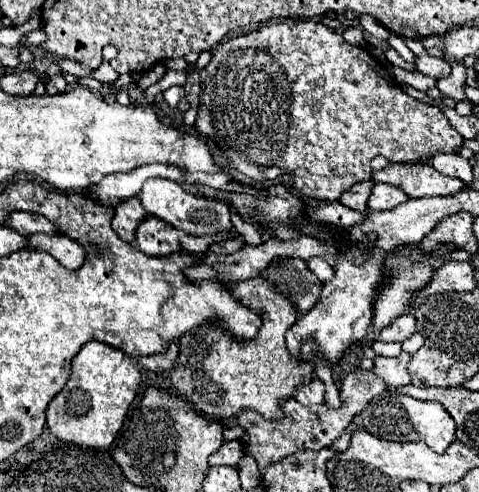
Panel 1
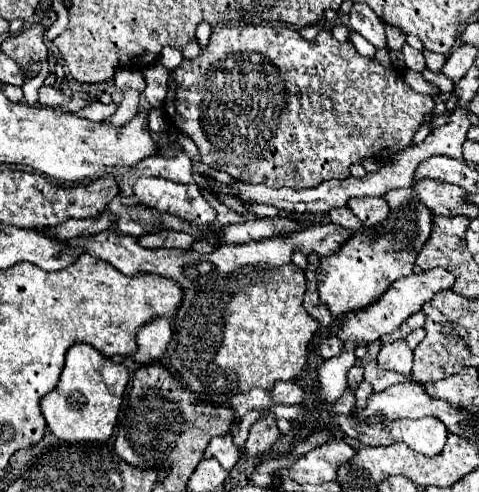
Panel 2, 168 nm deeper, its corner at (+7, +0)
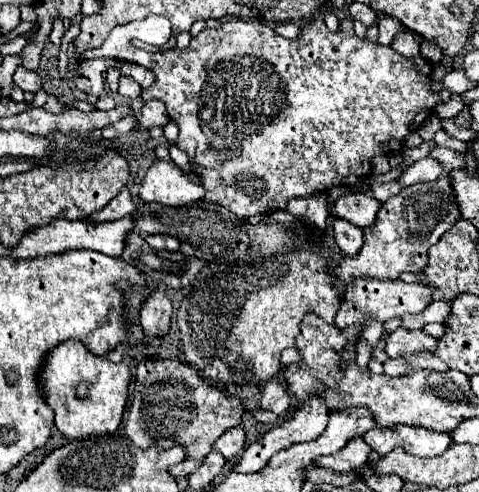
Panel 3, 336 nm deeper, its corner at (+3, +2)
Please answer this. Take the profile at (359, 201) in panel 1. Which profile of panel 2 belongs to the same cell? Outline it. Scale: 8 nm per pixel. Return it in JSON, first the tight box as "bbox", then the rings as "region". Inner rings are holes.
{"bbox":[328,207,362,231],"region":[[[336,207],[336,209],[332,209],[328,213],[328,217],[330,217],[332,223],[338,223],[338,225],[342,225],[348,231],[356,231],[356,229],[362,227],[360,225],[360,219],[348,207]]]}

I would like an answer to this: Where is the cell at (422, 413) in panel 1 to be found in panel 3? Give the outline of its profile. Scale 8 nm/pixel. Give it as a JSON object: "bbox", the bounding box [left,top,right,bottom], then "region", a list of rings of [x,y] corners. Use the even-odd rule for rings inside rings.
{"bbox":[362,425,452,457],"region":[[[404,425],[388,427],[388,429],[374,427],[368,433],[364,433],[362,439],[380,457],[384,457],[386,453],[390,453],[396,447],[402,447],[408,455],[436,457],[452,445],[452,439],[448,437],[448,433],[434,433],[434,431],[426,431],[422,427],[404,427]]]}

